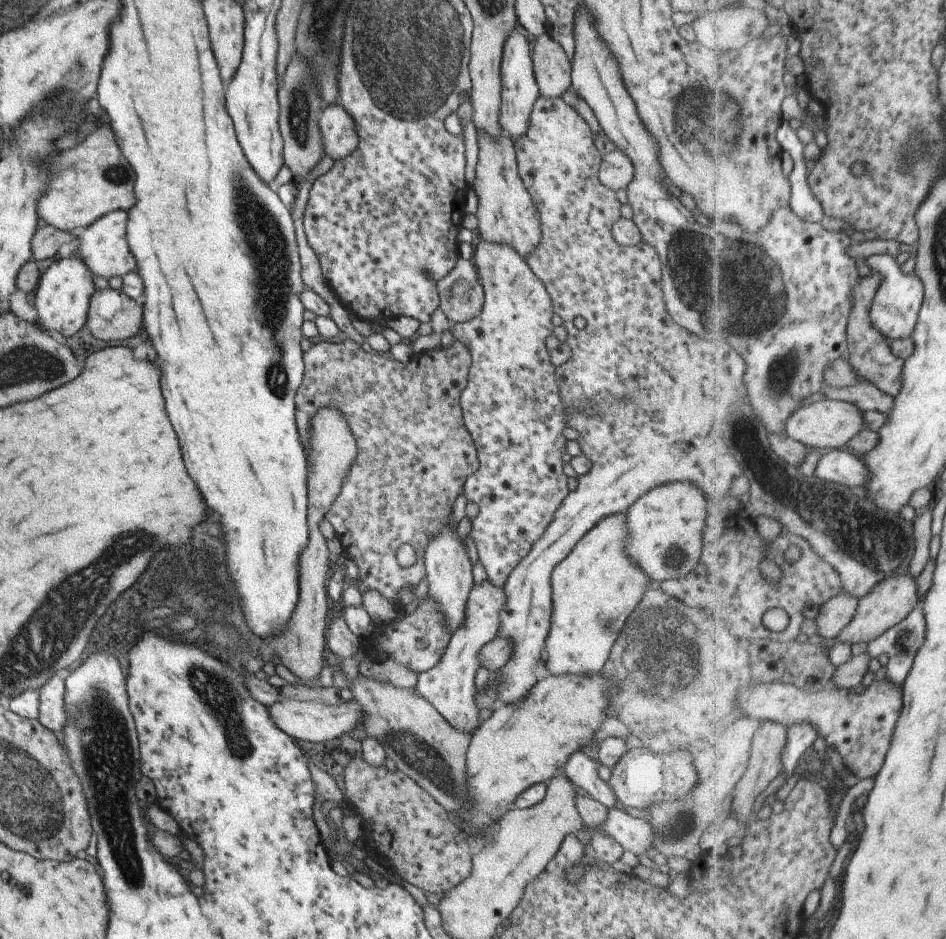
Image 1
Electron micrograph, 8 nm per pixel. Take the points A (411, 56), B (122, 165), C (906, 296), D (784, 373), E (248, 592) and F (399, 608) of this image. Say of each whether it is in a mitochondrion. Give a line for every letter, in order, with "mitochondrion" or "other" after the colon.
A: mitochondrion
B: mitochondrion
C: other
D: mitochondrion
E: other
F: other

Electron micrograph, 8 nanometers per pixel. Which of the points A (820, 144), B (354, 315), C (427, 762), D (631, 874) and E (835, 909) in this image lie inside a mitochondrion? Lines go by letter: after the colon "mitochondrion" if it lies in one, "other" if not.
A: other
B: other
C: mitochondrion
D: other
E: other

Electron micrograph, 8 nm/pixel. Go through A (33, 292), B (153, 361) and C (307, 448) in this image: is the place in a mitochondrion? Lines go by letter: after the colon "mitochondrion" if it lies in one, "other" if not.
A: other
B: other
C: other

